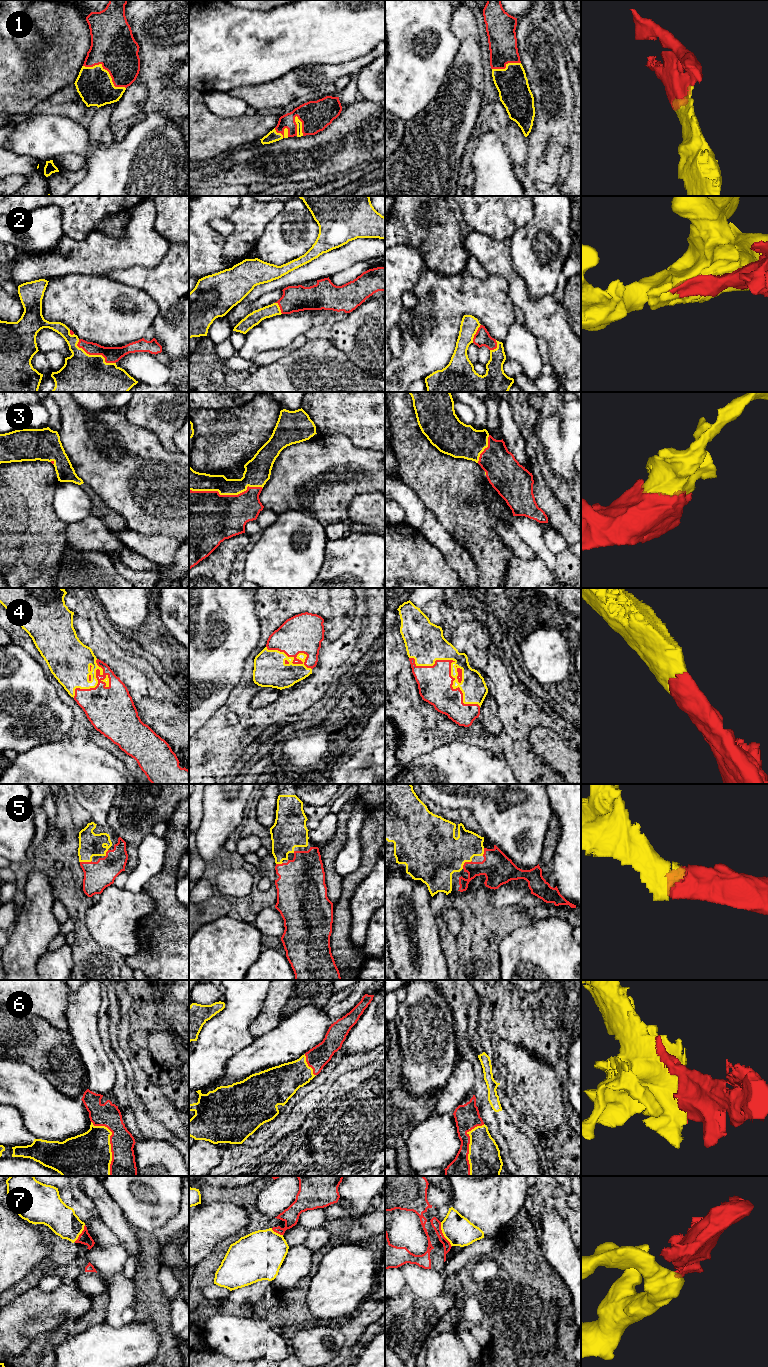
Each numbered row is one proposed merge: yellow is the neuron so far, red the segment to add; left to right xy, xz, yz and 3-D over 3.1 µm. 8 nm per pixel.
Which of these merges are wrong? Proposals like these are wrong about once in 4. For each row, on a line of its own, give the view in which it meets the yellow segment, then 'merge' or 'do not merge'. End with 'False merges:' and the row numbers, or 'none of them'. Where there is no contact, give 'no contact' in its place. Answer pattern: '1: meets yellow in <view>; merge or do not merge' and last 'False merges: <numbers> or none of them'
1: meets yellow in xy; merge
2: meets yellow in xy; merge
3: meets yellow in xz; merge
4: meets yellow in yz; merge
5: meets yellow in yz; merge
6: meets yellow in xy; merge
7: meets yellow in yz; do not merge
False merges: 7

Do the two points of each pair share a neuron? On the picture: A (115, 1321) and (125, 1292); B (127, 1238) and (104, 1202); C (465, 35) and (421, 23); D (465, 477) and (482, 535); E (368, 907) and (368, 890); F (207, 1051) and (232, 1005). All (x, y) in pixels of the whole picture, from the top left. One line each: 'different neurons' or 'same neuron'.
A: same neuron
B: same neuron
C: different neurons
D: same neuron
E: same neuron
F: same neuron

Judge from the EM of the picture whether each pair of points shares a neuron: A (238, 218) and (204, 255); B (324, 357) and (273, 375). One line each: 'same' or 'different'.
A: different
B: same

